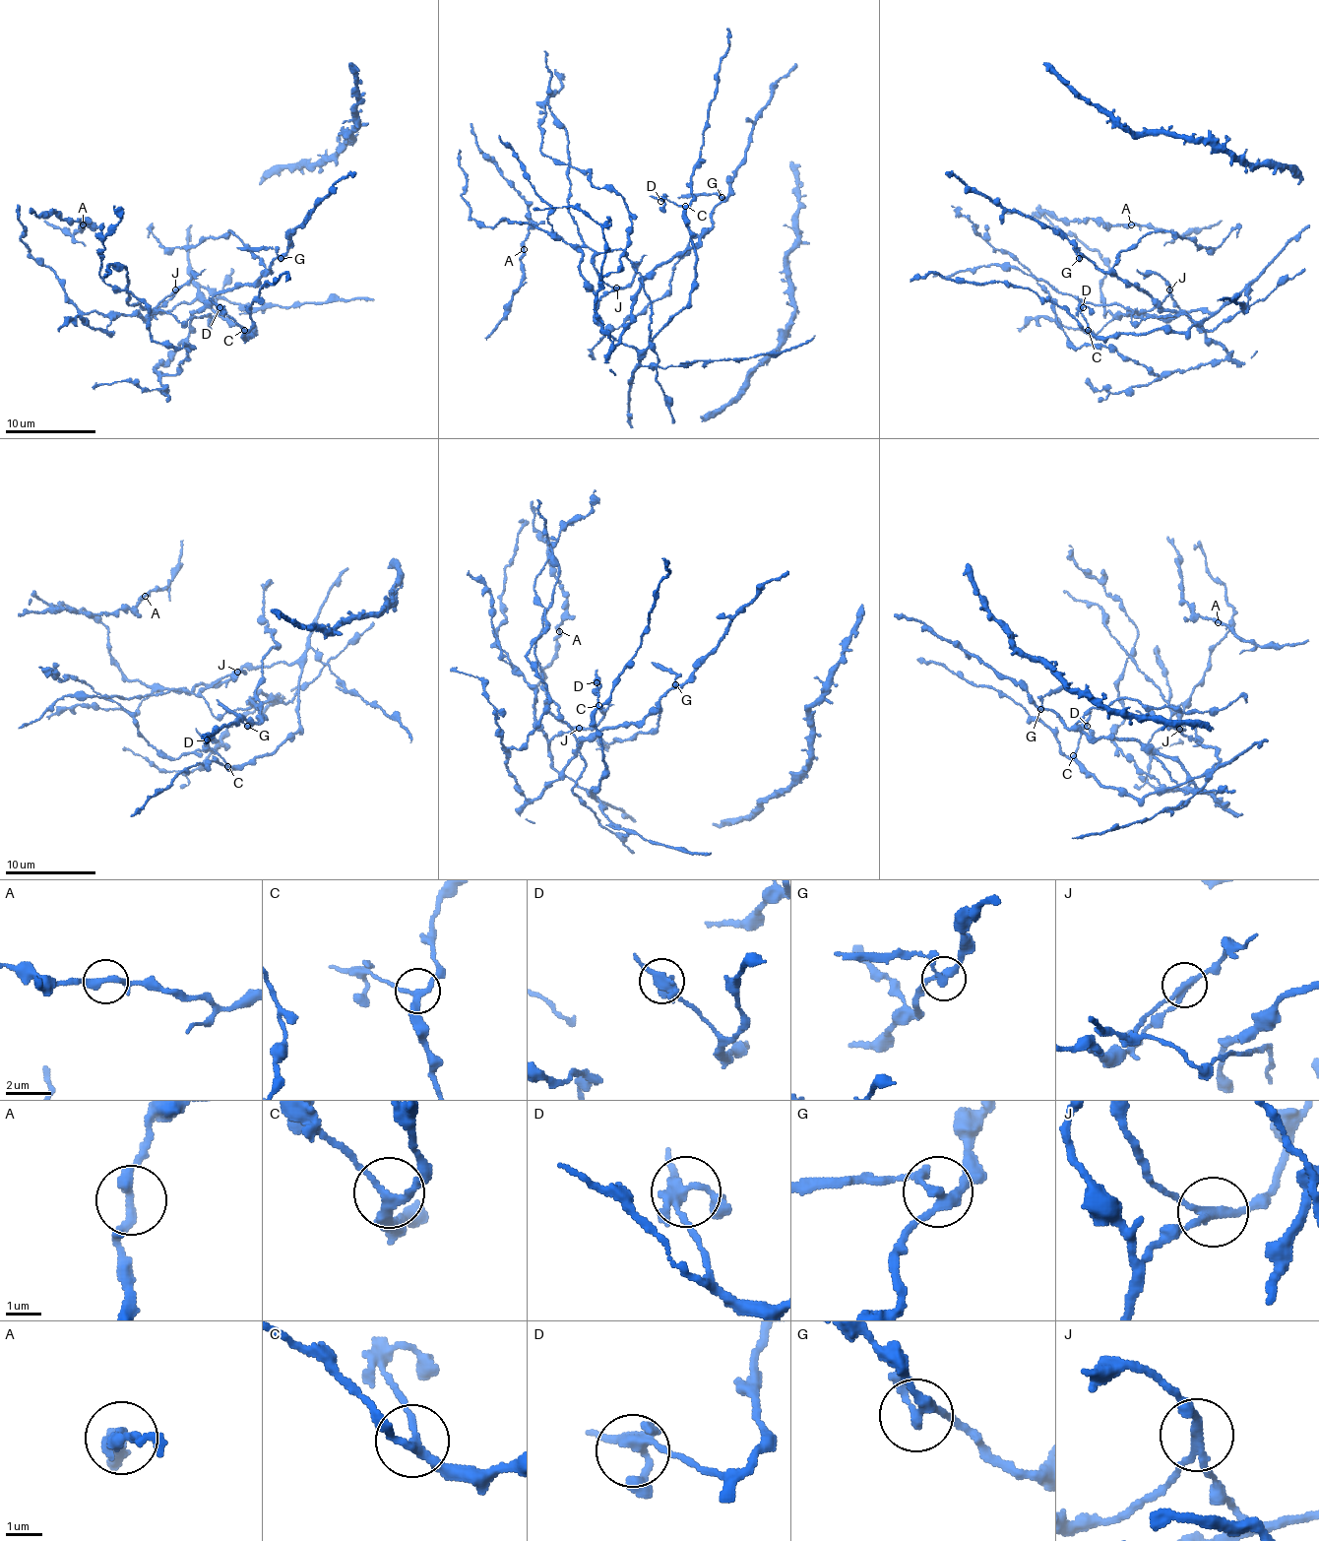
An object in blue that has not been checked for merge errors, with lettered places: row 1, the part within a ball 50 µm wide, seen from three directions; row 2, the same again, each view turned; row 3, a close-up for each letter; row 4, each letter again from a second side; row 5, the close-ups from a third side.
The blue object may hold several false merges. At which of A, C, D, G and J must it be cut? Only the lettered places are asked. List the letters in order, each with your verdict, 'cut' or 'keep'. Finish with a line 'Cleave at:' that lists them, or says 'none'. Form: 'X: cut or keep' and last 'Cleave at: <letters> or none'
A: keep
C: keep
D: keep
G: cut
J: cut
Cleave at: G, J

